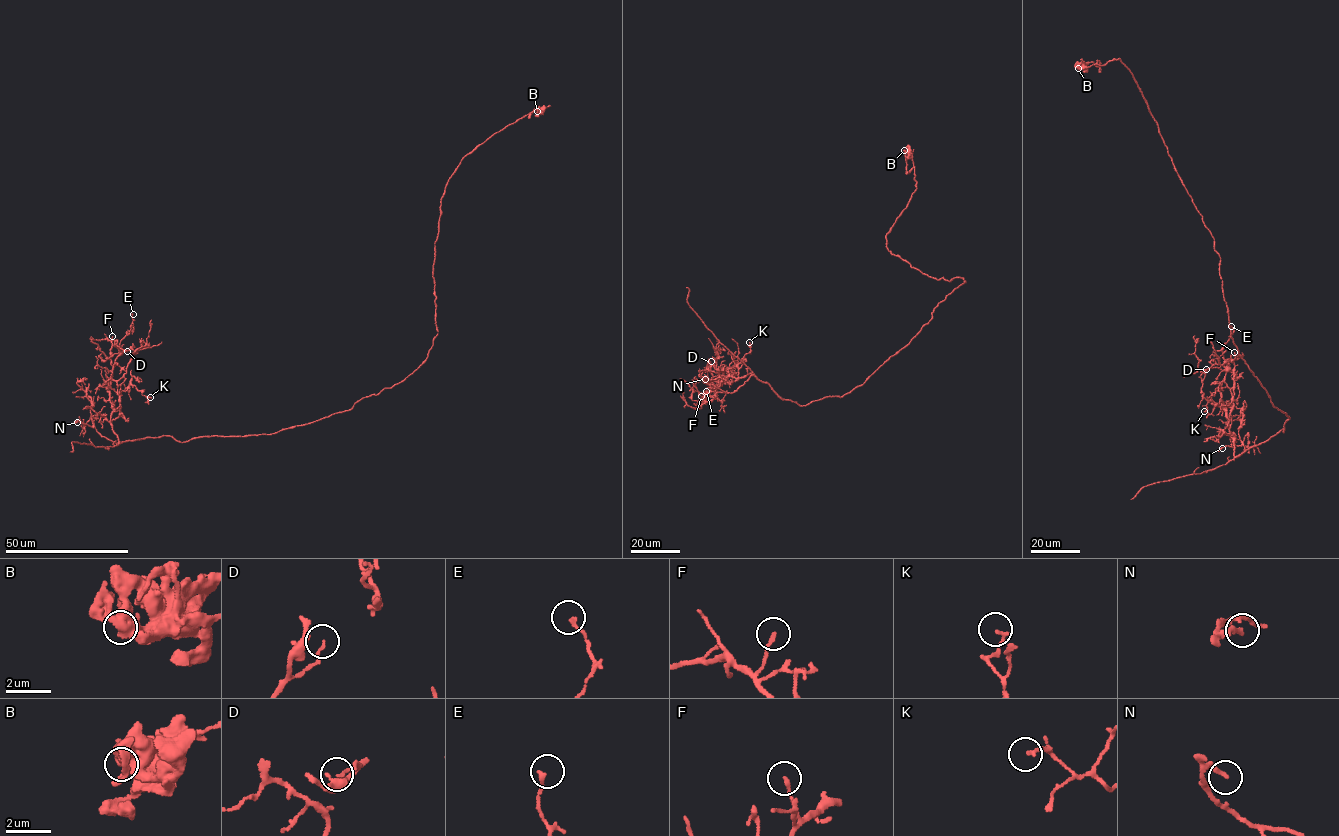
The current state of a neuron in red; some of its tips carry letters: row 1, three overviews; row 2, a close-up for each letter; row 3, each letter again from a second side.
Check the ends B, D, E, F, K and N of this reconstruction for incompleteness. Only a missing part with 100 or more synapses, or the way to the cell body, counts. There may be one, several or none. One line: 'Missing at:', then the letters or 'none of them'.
Missing at: none of them

